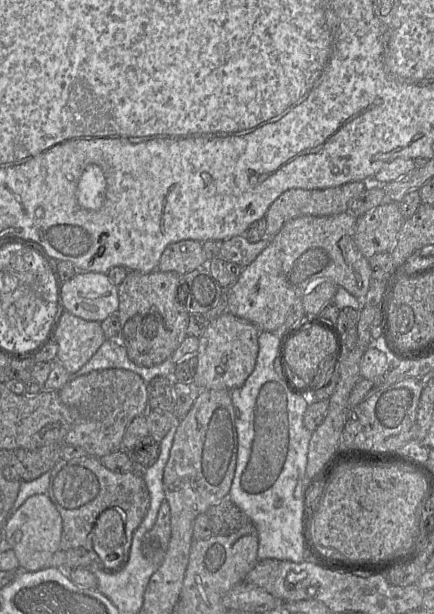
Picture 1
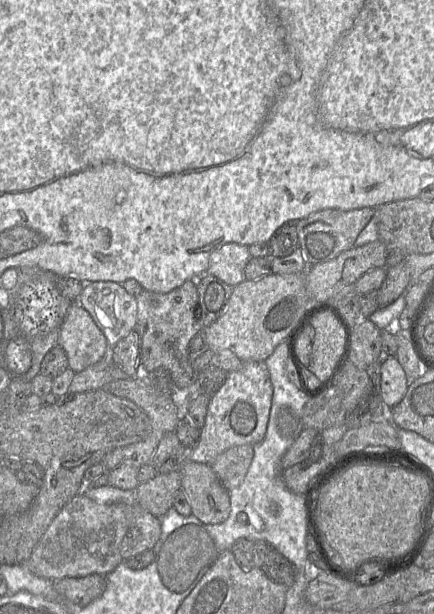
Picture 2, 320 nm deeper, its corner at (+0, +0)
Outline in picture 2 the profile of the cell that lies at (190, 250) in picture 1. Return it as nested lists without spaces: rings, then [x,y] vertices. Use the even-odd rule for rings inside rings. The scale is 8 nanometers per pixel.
[[[238,243],[224,244],[211,254],[206,273],[235,287],[246,280],[244,271],[251,258],[248,246]]]

